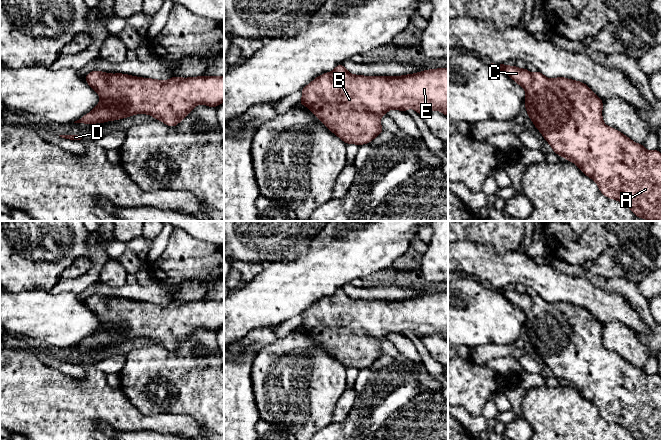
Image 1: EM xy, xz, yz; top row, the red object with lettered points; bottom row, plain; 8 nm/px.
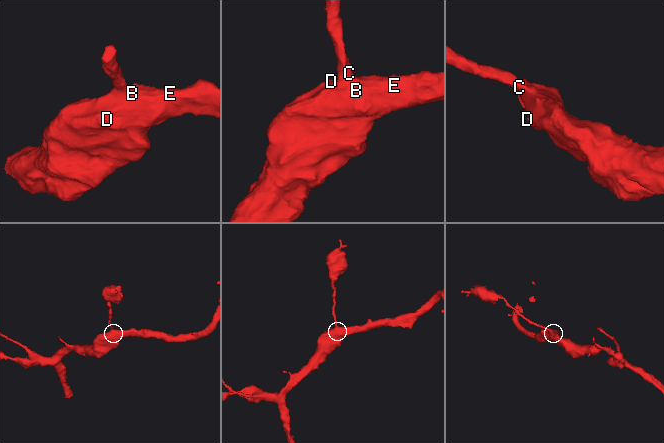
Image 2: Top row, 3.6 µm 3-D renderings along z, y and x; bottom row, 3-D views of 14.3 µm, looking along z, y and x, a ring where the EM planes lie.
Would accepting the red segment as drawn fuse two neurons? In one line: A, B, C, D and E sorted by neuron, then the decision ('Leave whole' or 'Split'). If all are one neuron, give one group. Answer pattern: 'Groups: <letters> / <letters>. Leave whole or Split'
Groups: A B C D E. Leave whole

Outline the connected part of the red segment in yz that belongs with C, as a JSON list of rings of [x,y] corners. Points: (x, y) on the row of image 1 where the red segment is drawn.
[[[491,64],[525,89],[524,105],[529,118],[551,145],[554,153],[576,164],[585,175],[597,183],[603,195],[624,203],[637,217],[649,221],[661,221],[661,153],[659,150],[647,151],[642,144],[637,144],[618,130],[606,126],[602,120],[603,101],[586,84],[564,77],[549,79],[538,70],[531,74],[526,68],[520,69],[515,65]]]

